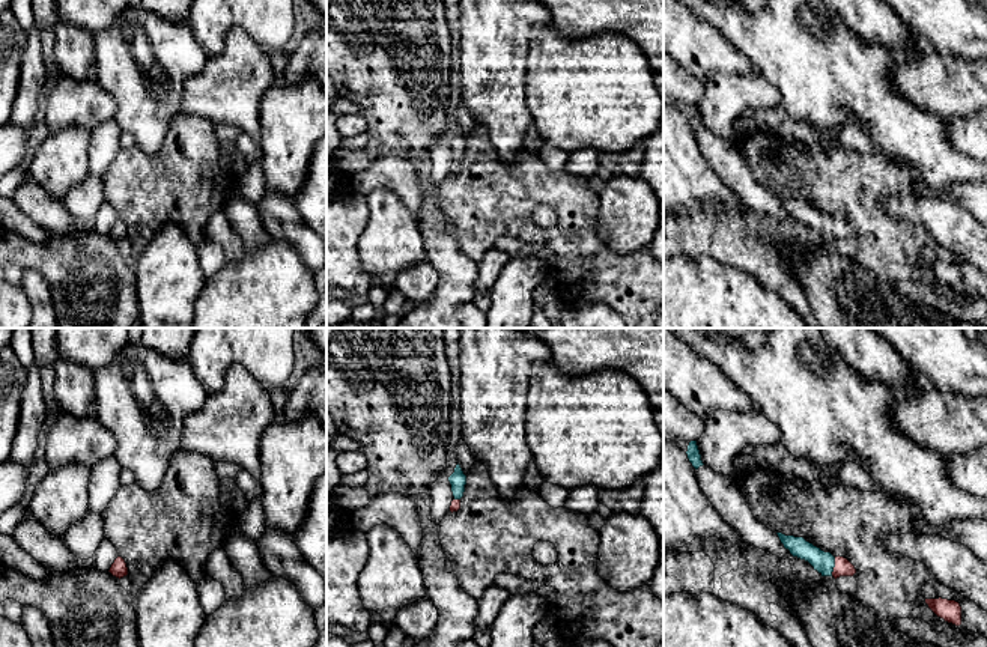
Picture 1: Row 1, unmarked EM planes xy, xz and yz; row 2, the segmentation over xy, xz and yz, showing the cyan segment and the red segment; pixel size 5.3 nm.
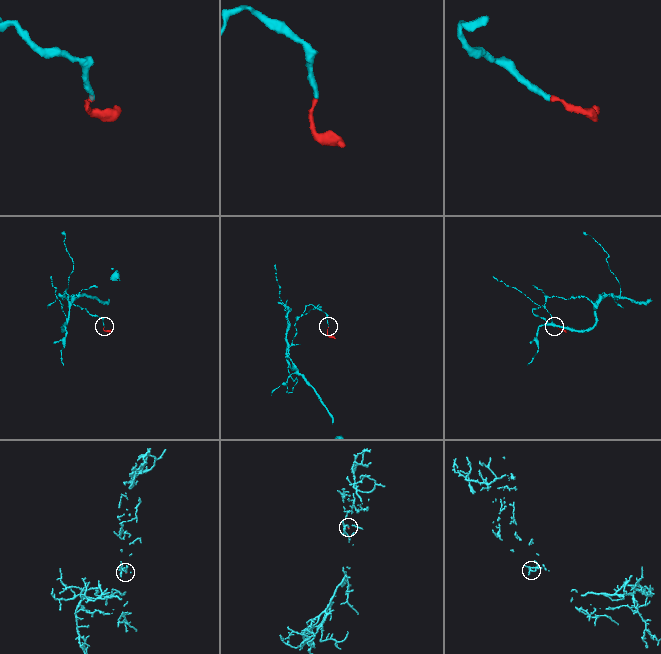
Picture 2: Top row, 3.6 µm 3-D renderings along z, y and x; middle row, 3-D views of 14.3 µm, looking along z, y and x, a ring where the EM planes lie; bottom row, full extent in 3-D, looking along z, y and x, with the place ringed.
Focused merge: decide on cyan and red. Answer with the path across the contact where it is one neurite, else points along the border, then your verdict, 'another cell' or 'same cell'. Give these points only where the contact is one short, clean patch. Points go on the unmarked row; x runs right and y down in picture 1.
runs through yz (822, 224), (834, 229), (843, 230); same cell

